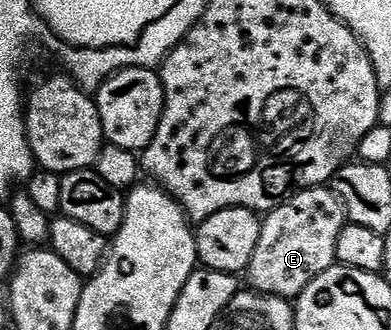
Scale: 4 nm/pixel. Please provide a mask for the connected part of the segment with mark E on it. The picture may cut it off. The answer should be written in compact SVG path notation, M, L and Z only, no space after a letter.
M326 185L304 189L276 209L265 212L260 241L256 244L256 253L252 253L252 261L248 268L249 286L259 295L271 295L287 301L297 300L298 295L304 293L304 289L308 289L308 285L312 285L316 277L320 277L320 273L335 266L336 241L340 241L340 233L347 222L344 205Z

